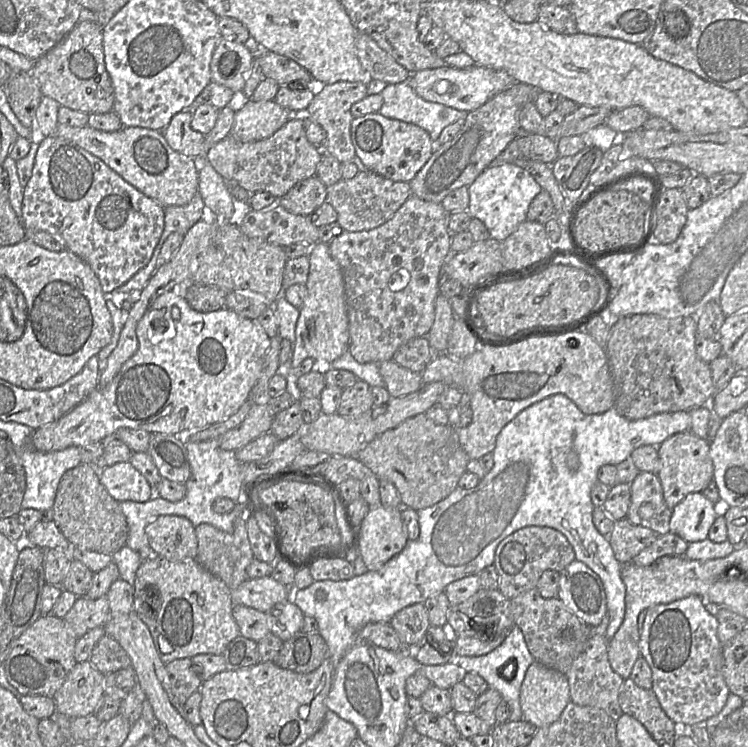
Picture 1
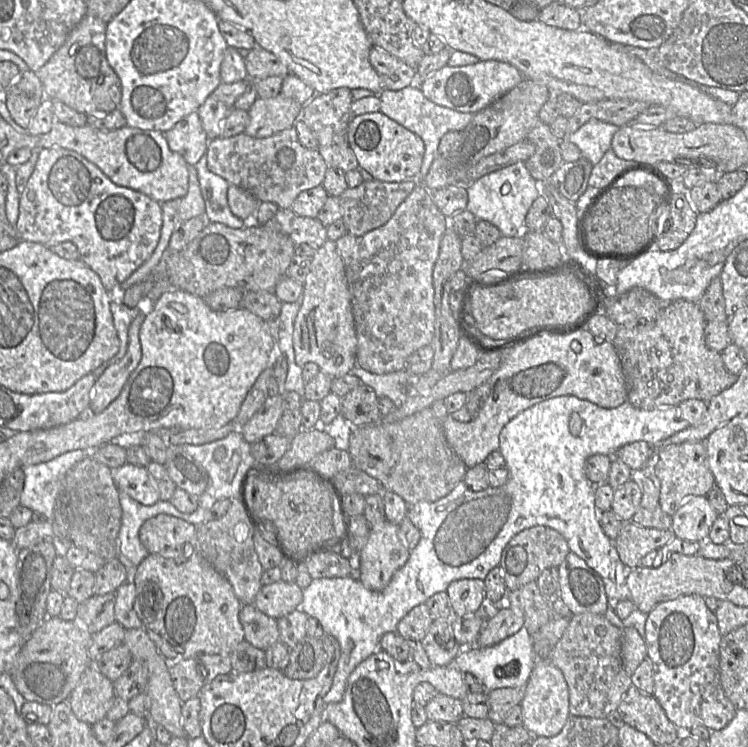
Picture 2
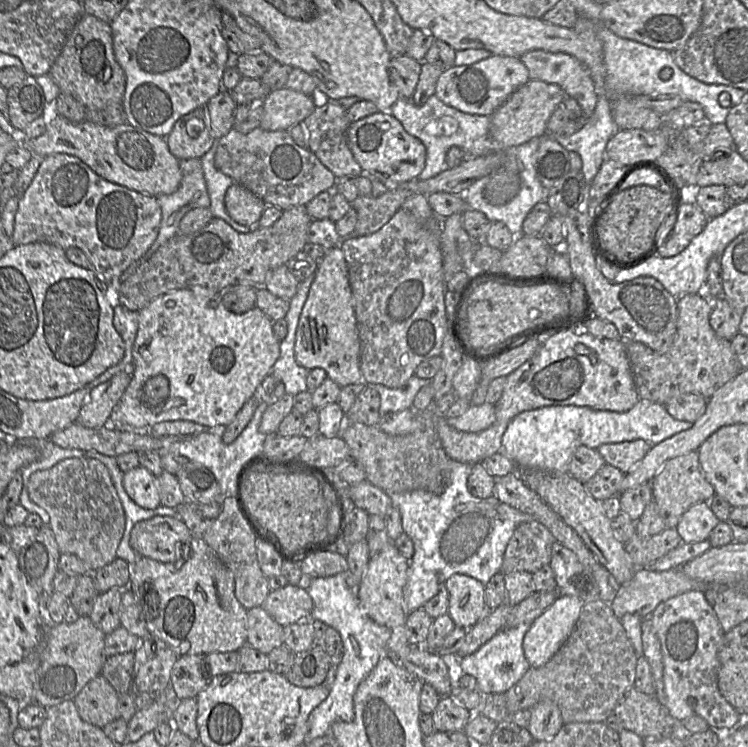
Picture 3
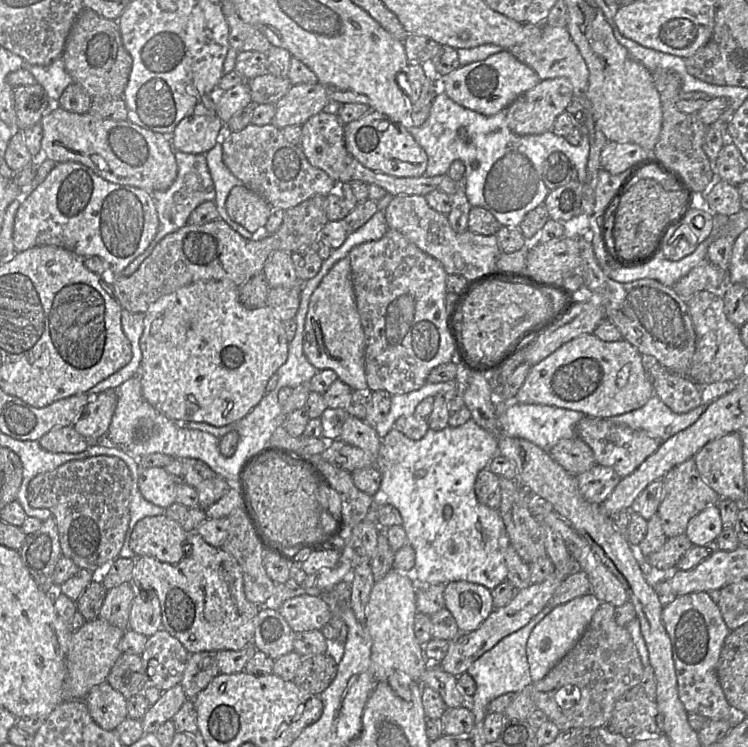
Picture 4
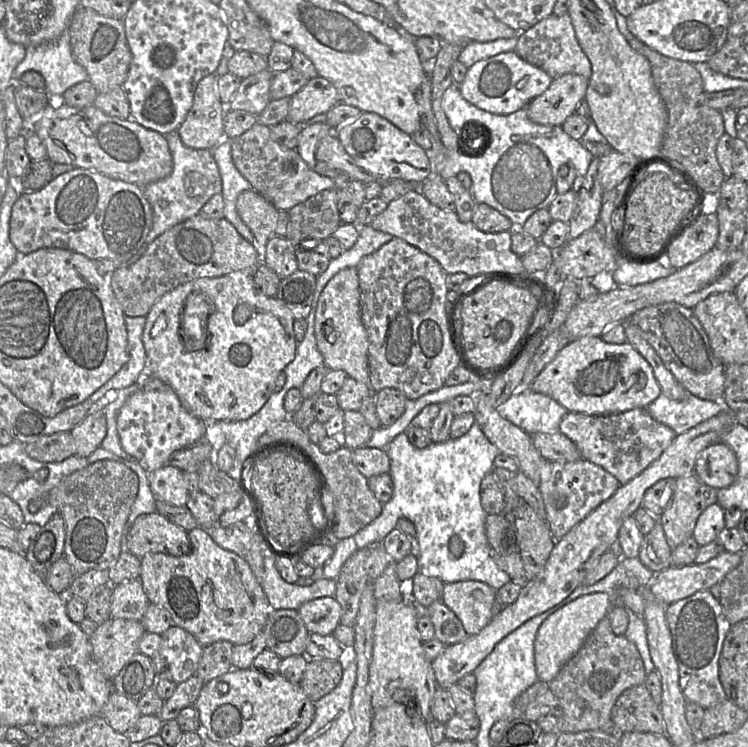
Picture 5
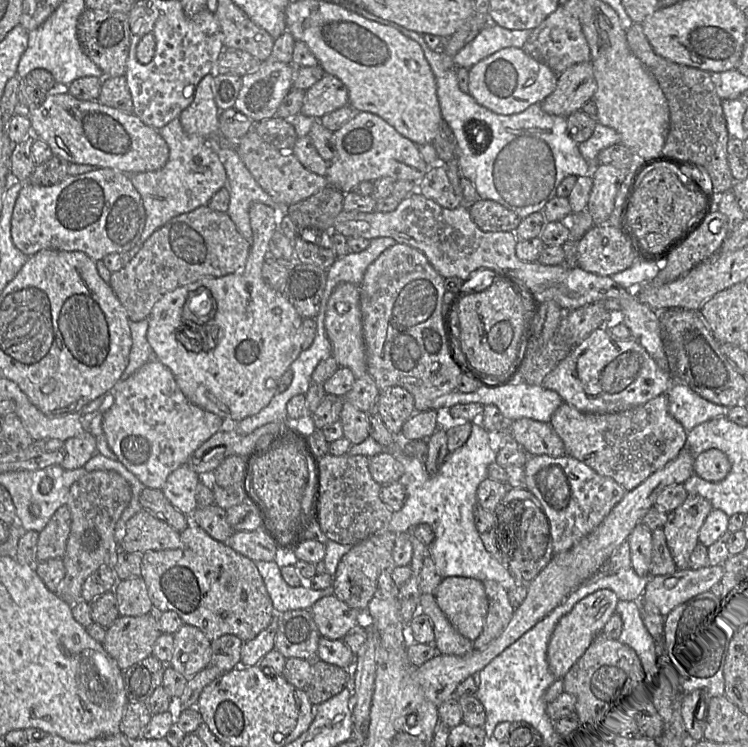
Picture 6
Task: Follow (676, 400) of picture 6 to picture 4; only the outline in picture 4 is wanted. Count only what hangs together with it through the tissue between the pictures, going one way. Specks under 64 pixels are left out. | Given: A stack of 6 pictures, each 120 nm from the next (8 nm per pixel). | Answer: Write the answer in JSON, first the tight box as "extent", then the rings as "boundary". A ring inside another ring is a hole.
{"extent":[608,394,707,441],"boundary":[[[654,394],[642,407],[608,419],[615,424],[642,430],[658,441],[665,441],[692,425],[706,407],[707,404],[701,404],[689,412],[675,413]]]}

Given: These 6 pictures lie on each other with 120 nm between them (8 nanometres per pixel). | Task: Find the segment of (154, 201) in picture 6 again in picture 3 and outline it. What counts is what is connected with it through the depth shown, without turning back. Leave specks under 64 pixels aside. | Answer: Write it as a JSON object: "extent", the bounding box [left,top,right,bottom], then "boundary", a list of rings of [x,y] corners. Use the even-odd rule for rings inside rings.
{"extent":[141,159,210,262],"boundary":[[[184,159],[180,160],[180,169],[182,179],[178,189],[169,195],[160,195],[157,197],[158,204],[161,209],[161,223],[159,233],[156,240],[149,249],[141,256],[144,262],[149,259],[153,253],[165,242],[178,234],[178,228],[184,215],[194,208],[210,207],[210,198],[206,188],[204,172],[200,159]]]}

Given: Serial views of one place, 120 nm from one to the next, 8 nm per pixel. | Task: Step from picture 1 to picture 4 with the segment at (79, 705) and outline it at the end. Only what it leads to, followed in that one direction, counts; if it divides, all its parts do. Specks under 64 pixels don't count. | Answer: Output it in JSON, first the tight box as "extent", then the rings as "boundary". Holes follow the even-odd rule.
{"extent":[84,682,128,730],"boundary":[[[108,682],[93,688],[84,700],[93,720],[105,730],[115,730],[128,718],[127,698]]]}

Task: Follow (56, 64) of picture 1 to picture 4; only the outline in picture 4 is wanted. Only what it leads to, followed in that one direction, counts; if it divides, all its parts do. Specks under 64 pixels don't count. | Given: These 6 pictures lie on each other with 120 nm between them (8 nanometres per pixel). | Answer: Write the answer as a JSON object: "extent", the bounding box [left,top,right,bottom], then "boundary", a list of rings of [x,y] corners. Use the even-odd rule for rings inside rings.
{"extent":[62,8,132,99],"boundary":[[[84,8],[69,32],[62,58],[73,83],[83,87],[92,99],[123,97],[132,70],[132,57],[123,44],[118,21]]]}

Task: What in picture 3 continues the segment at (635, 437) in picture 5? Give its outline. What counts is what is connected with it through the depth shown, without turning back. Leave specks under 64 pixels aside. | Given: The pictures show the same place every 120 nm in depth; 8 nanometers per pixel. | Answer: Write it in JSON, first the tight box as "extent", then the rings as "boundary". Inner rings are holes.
{"extent":[597,439,651,474],"boundary":[[[642,439],[607,443],[597,448],[606,463],[624,474],[634,467],[649,451],[651,444]]]}

